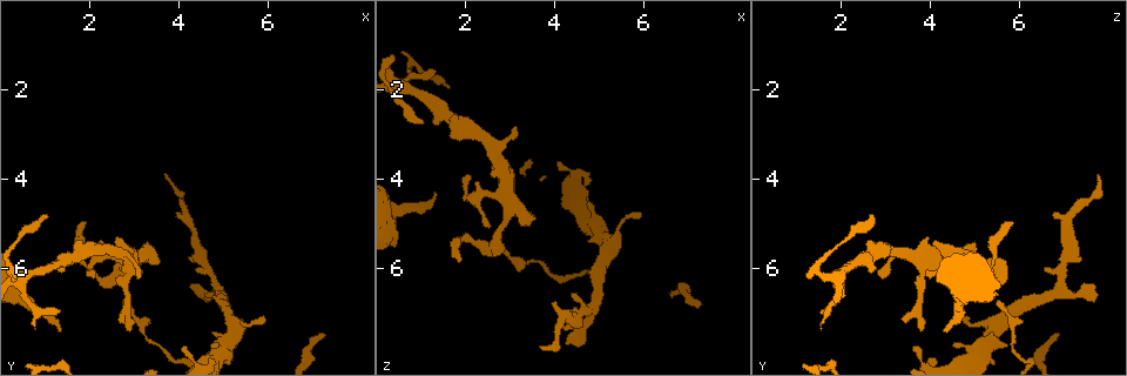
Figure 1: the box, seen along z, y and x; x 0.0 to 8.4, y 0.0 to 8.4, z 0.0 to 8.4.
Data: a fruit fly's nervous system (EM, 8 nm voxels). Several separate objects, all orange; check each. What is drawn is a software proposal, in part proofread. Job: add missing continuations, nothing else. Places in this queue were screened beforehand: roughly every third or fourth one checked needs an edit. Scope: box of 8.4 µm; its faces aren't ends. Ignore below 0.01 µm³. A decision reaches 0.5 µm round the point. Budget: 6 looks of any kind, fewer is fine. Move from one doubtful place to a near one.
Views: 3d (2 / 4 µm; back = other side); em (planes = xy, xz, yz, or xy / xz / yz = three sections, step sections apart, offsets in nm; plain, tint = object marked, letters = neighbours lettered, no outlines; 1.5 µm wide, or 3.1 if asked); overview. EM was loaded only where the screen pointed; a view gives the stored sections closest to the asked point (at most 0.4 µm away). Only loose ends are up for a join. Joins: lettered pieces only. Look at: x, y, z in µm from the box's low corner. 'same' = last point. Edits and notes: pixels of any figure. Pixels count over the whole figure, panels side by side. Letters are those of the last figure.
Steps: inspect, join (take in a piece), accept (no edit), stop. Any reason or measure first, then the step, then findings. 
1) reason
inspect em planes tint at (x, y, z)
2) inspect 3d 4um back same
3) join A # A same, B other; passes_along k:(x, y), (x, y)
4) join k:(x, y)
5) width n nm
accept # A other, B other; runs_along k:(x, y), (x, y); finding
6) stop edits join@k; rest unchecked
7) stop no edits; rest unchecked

tapers out
inspect 3d 2um at (1.90, 5.00, 5.85)

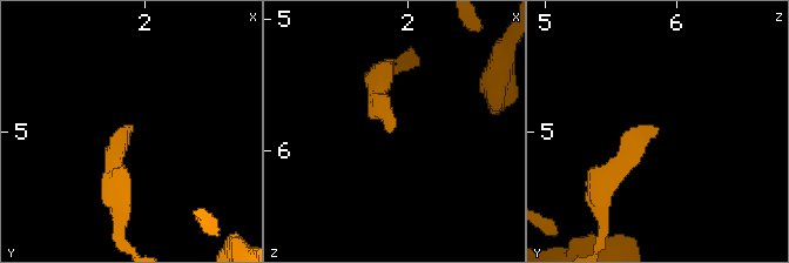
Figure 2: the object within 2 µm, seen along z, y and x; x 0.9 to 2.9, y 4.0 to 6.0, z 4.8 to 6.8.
inspect em xz step 8 letters at (1.90, 4.96, 5.82)

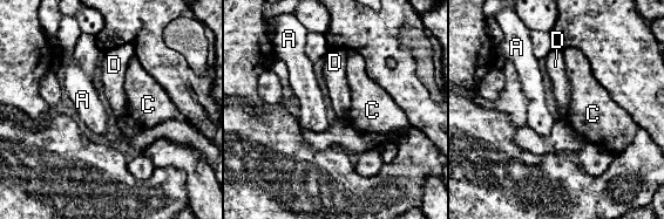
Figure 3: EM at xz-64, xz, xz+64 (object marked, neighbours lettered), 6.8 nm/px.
cut it another way
inspect em planes letters same

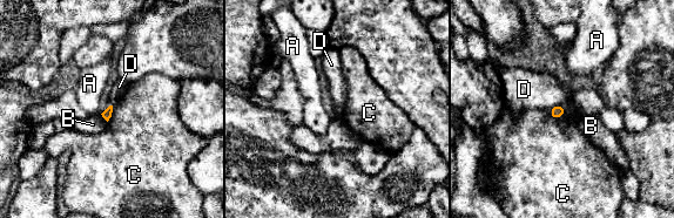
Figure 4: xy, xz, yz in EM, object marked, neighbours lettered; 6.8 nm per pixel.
accept # A other, B other, C other, D other; border 4:(565, 106), (561, 116), (548, 114); none of them fits

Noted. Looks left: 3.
thin end
inspect 3d 2um at (3.10, 6.15, 2.90)

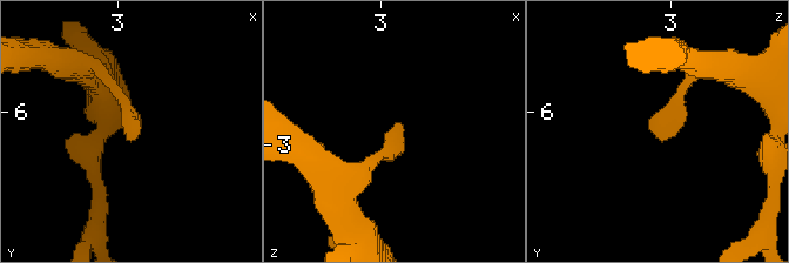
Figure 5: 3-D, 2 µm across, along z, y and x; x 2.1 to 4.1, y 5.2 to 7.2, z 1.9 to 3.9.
now the EM
inspect em planes letters at (3.14, 6.16, 2.84)

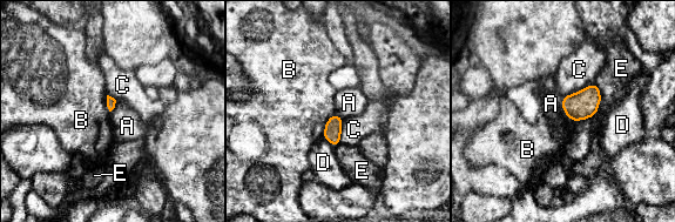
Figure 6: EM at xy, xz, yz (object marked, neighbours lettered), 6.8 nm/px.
longest_contact C 240 nm
accept # A other, B other, C other, D other, E other; no lettered piece goes on from it

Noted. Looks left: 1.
stop no edits; rest unchecked

